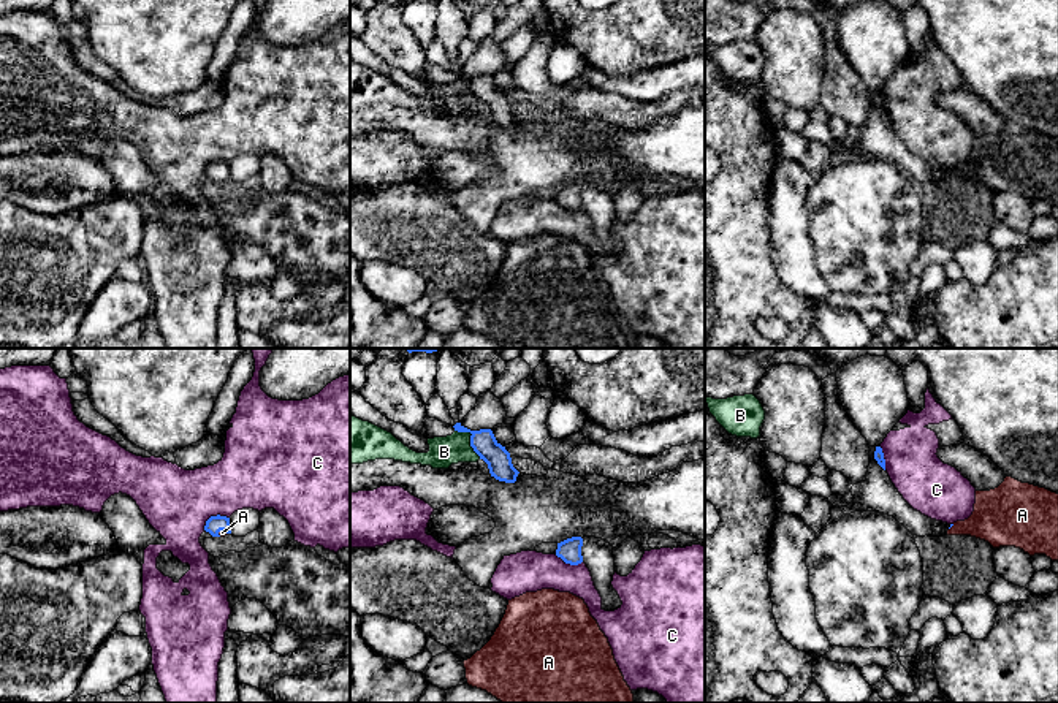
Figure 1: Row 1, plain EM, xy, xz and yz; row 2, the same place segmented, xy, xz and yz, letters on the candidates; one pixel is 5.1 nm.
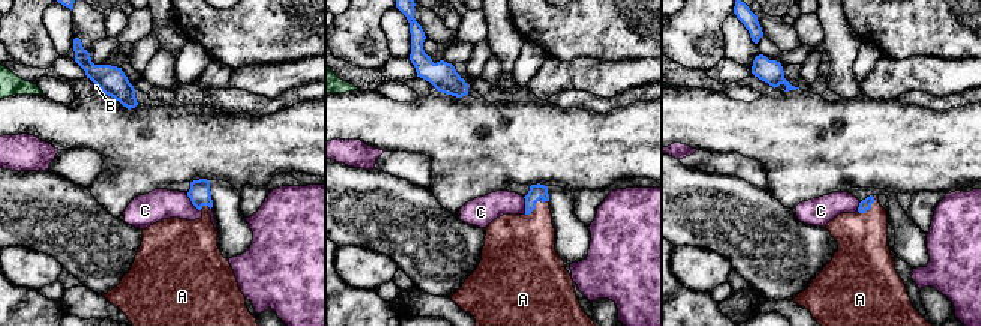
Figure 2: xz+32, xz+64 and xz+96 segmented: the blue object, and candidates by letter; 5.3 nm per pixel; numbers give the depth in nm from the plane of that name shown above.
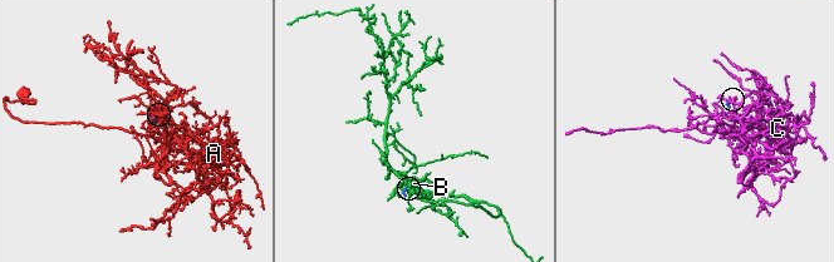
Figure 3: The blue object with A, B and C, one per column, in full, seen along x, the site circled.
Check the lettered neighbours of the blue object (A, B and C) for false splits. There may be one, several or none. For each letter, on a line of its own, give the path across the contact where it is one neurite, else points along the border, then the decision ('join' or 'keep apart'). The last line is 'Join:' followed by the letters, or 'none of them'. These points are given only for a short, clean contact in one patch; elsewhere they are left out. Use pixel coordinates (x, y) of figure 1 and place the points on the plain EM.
A: across xy (214, 170), (222, 174), (222, 178) | join
B: along xz (455, 75), (471, 79), (471, 92), (480, 103) | keep apart
C: keep apart
Join: A

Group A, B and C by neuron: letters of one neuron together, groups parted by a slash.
A / B / C

